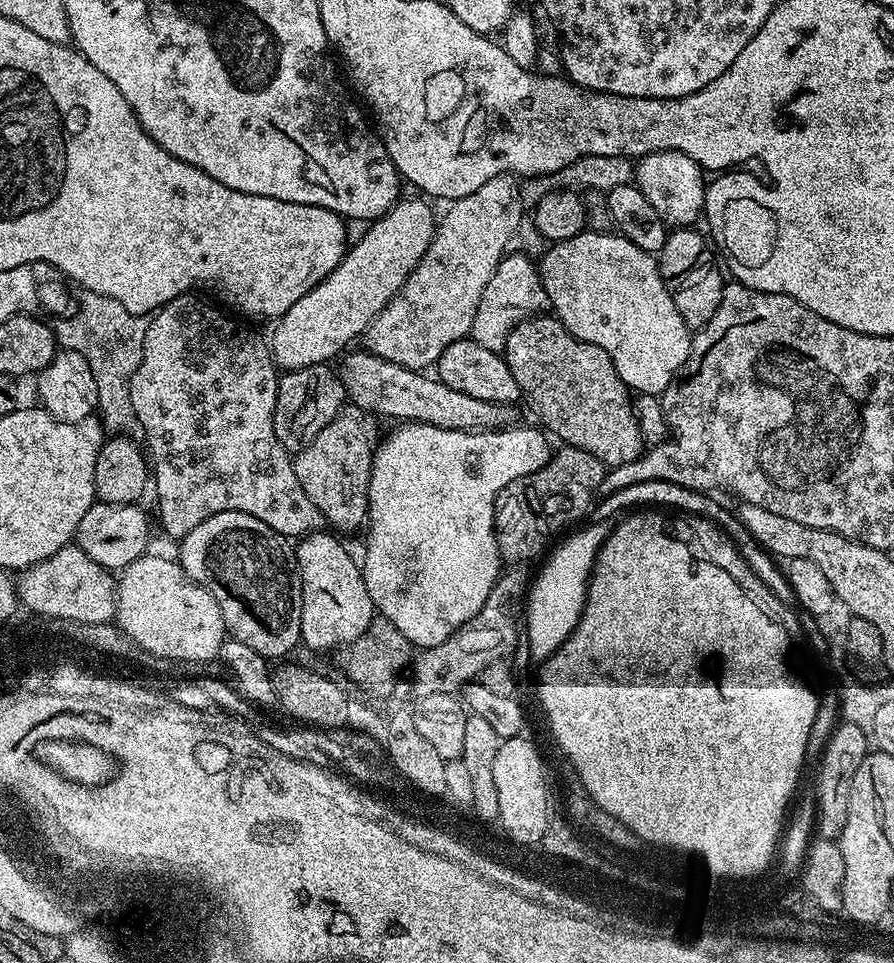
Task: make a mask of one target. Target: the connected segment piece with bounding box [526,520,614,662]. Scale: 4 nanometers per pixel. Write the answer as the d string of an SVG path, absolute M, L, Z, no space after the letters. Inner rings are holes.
M596 520L585 528L577 527L569 531L547 553L540 573L537 576L535 573L526 593L526 640L528 636L528 652L537 662L546 661L556 655L562 642L566 642L568 635L578 626L588 597L588 582L592 578L592 567L600 547L612 533L613 527L613 521Z

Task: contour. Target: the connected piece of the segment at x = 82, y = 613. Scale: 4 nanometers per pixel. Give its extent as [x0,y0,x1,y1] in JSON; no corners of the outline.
[20,543,112,620]

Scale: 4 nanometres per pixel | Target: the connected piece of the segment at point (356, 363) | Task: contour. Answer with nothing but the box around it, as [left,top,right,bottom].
[338,350,517,432]

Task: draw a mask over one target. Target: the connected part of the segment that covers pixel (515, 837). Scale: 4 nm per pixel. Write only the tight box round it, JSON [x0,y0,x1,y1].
[494,734,550,845]

